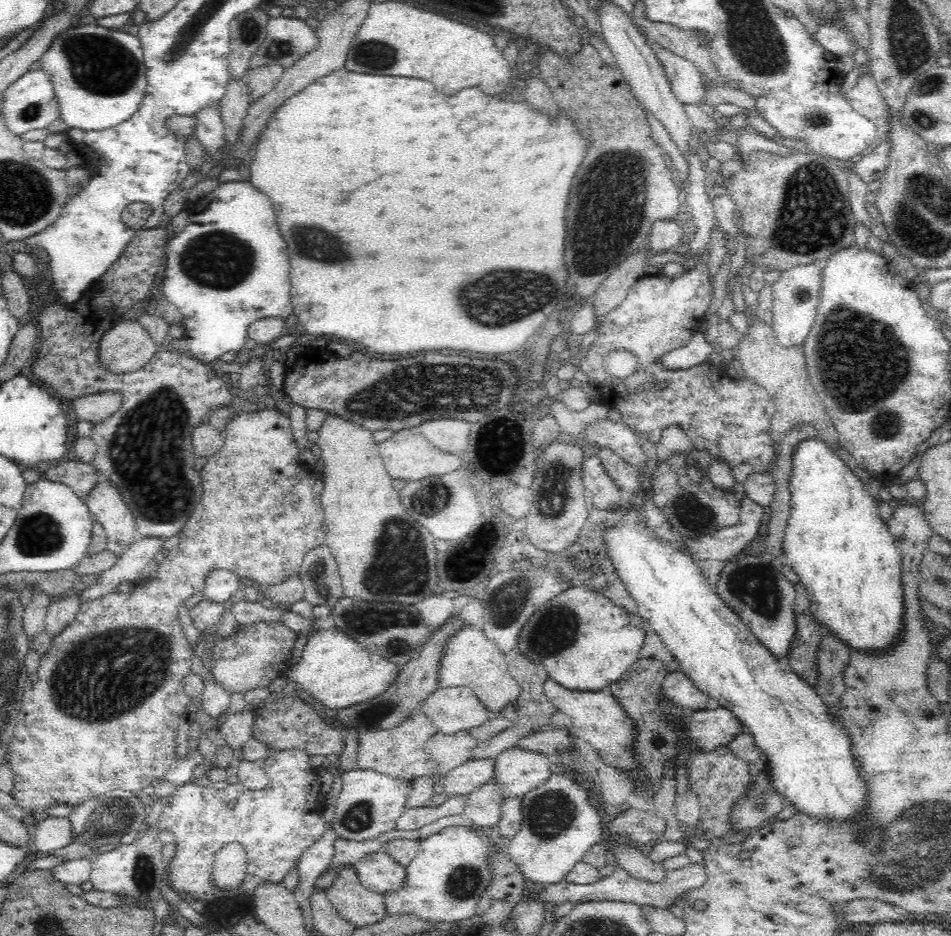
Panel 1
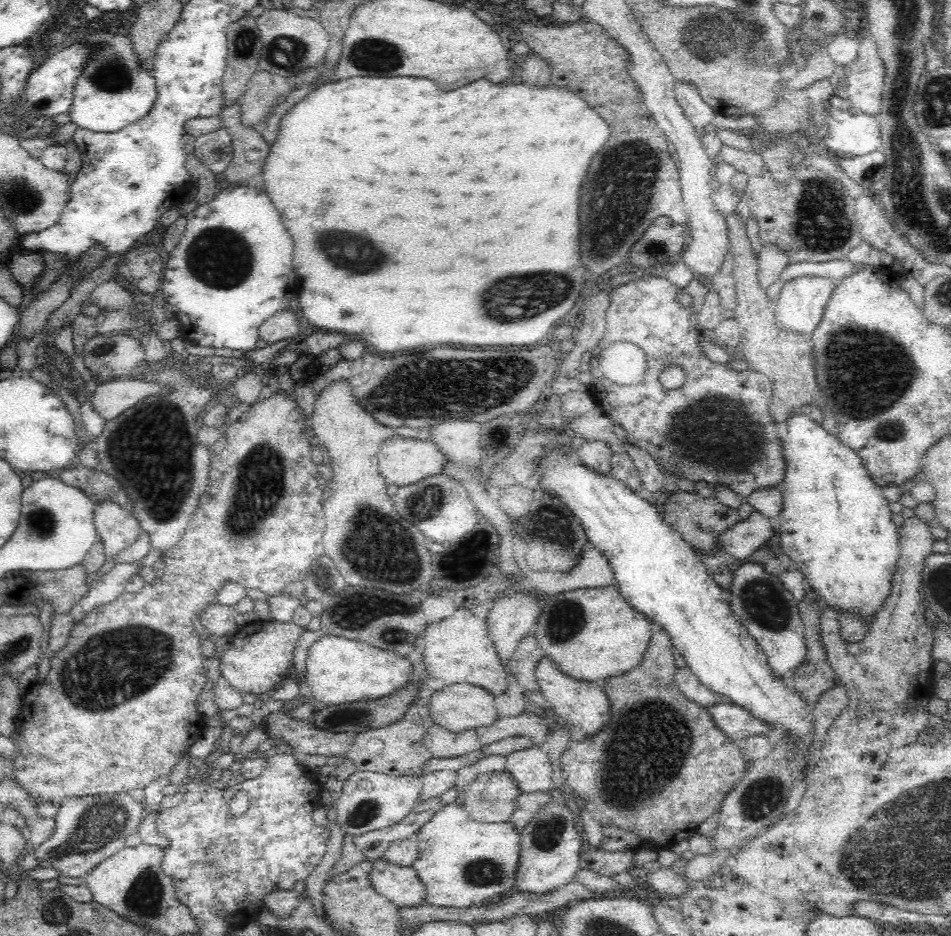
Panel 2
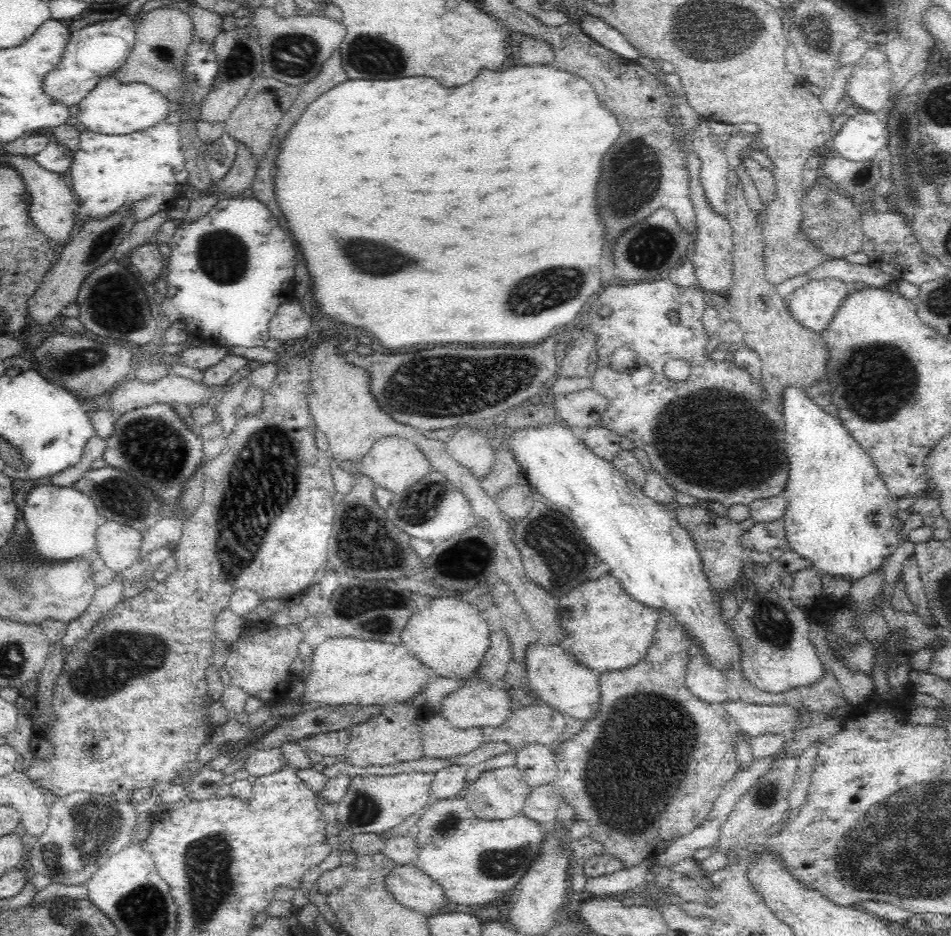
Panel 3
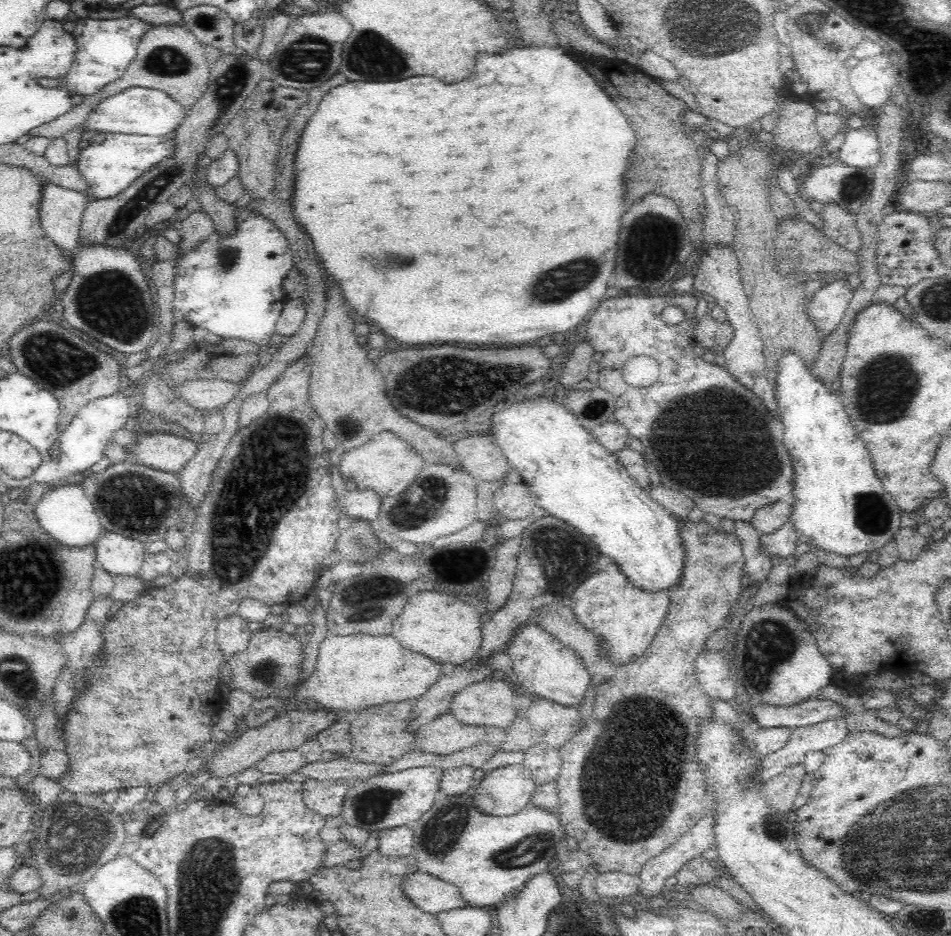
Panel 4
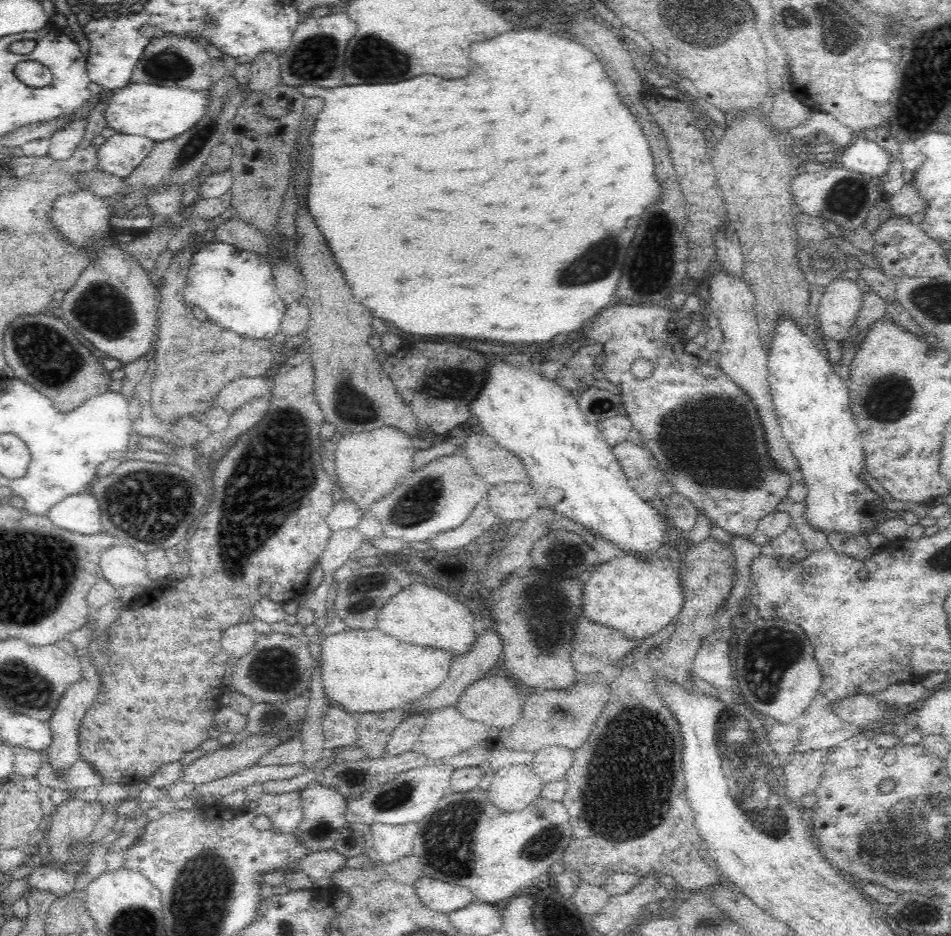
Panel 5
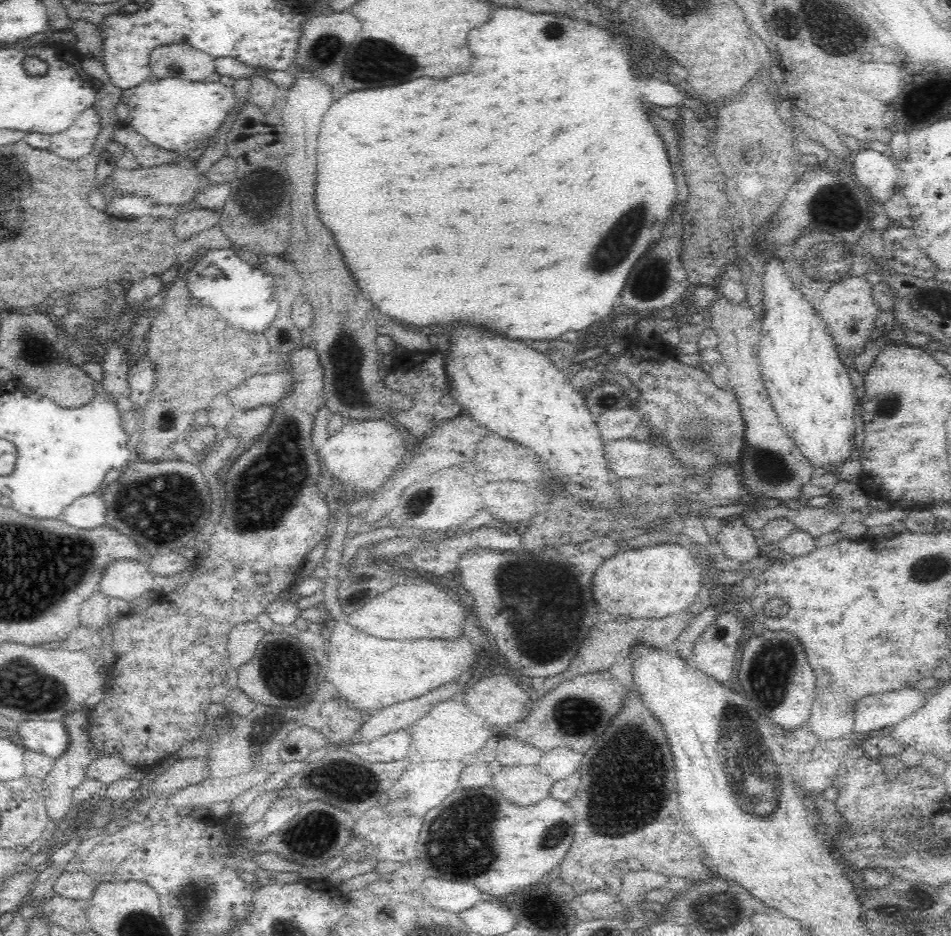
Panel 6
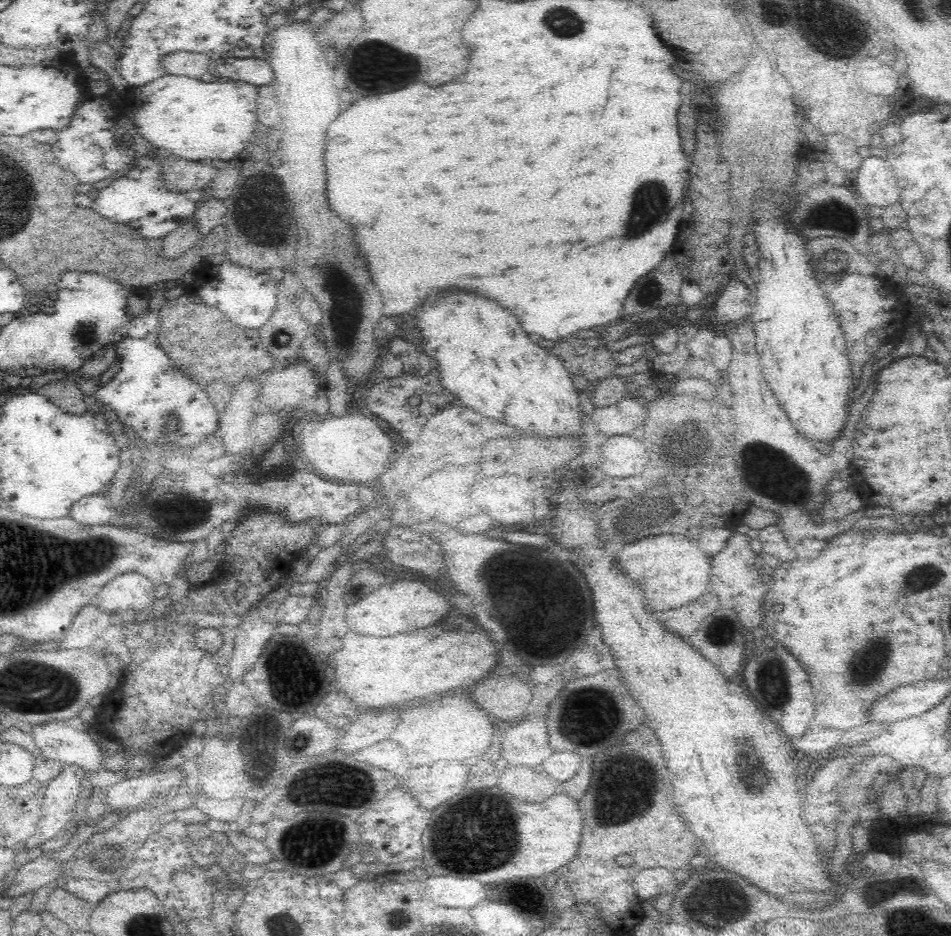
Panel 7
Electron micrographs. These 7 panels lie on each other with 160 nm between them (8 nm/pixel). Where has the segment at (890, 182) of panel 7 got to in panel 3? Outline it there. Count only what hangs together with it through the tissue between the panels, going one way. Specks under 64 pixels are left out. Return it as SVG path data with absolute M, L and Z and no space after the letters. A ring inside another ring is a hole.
M860 111L853 117L848 117L838 134L832 138L833 144L840 156L852 162L875 160L878 151L883 150L887 144L887 124L881 115L870 111Z

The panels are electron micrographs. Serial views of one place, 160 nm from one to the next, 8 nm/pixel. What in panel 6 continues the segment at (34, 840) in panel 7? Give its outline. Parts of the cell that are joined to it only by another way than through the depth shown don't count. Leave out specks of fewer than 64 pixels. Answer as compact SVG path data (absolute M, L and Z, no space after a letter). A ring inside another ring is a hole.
M84 705L81 708L82 710L72 711L66 718L62 719L69 736L69 745L67 751L54 761L50 774L47 774L46 778L43 779L43 796L45 798L47 818L50 818L53 822L60 820L60 818L66 818L66 814L70 814L72 804L75 803L72 798L74 790L86 780L87 768L93 761L87 733L87 713L89 713L89 710L86 710L86 708L89 707Z

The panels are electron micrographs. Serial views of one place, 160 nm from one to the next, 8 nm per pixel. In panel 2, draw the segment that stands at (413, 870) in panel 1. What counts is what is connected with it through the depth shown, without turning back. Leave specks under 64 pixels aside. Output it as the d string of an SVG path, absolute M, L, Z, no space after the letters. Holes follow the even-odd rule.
M456 802L440 805L414 836L420 856L412 865L426 887L425 902L460 909L484 905L514 891L522 848L520 833L509 821L477 822Z

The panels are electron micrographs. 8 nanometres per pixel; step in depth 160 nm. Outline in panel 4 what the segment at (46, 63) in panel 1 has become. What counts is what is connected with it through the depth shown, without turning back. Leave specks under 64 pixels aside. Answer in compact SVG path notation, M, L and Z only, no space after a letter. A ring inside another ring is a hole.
M133 86L118 94L110 95L90 111L85 126L88 130L111 134L138 134L150 137L166 136L176 131L187 111L163 90Z

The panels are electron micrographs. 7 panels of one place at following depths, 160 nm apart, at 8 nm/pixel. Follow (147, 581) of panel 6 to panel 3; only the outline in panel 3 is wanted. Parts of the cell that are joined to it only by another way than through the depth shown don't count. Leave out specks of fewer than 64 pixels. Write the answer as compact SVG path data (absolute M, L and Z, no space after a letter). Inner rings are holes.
M102 521L95 536L95 549L104 564L115 573L140 560L142 533L130 526Z

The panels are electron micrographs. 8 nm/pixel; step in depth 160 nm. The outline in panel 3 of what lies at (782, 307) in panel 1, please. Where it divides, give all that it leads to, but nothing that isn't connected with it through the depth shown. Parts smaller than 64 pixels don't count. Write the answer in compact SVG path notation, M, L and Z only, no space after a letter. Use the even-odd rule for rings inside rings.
M811 279L789 297L789 309L800 325L822 333L852 291L850 284L834 279Z

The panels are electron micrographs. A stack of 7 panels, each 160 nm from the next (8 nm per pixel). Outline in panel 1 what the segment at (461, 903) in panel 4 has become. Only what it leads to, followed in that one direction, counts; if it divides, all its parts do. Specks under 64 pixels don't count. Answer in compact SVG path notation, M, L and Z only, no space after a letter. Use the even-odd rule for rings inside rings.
M382 852L366 854L355 864L360 883L380 895L396 894L406 886L406 867Z

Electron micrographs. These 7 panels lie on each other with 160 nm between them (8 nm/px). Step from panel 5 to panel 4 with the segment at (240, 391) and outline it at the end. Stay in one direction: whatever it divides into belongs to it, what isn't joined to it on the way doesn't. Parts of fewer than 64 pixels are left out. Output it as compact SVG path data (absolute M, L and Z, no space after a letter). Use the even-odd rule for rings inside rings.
M222 379L193 380L182 383L178 387L177 397L188 402L191 407L207 413L214 409L222 410L240 394L239 390L242 387L242 382L236 383Z

